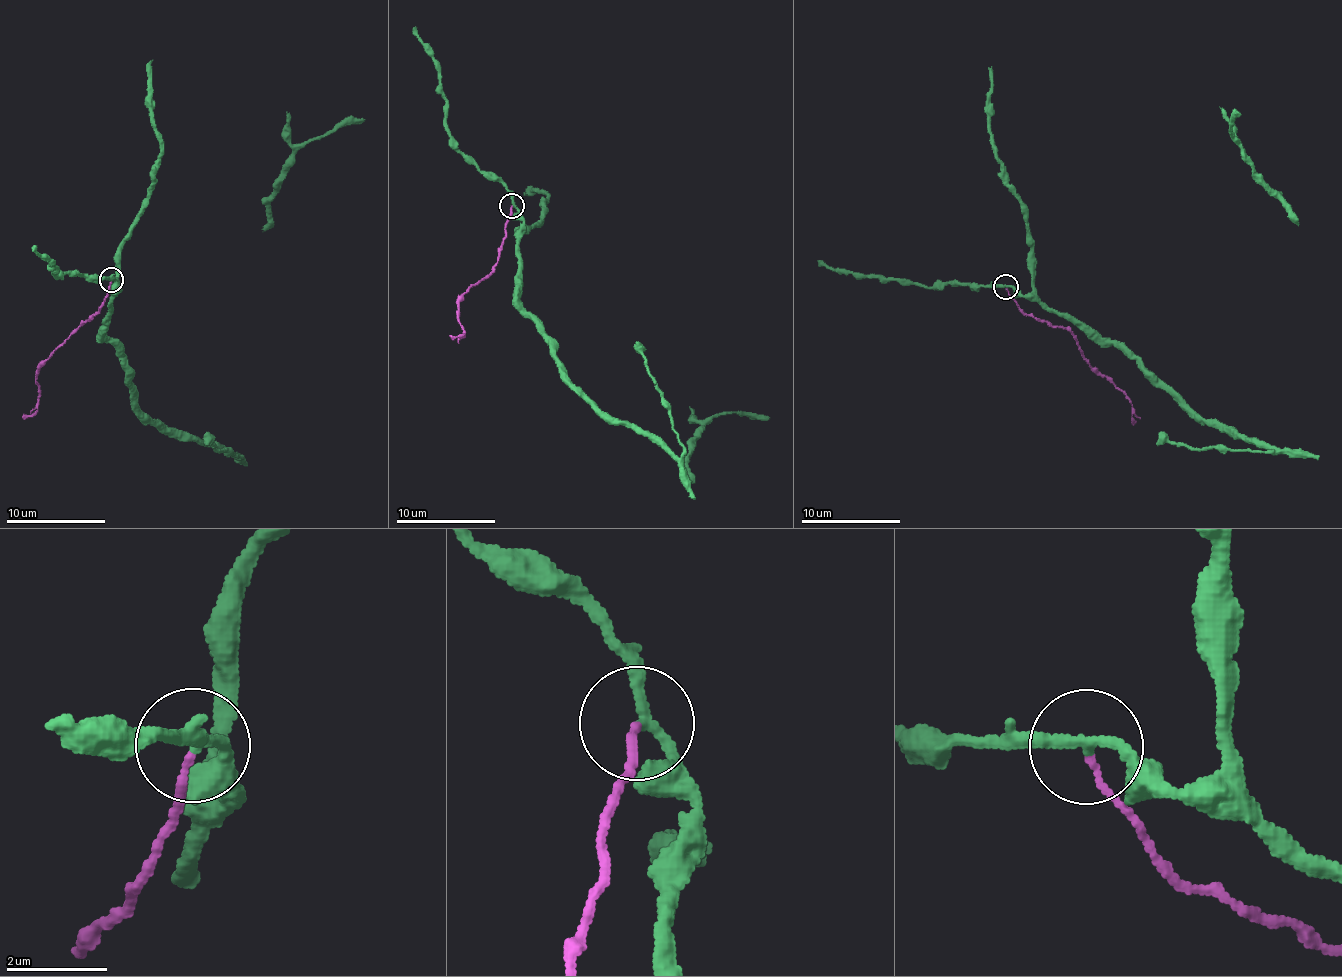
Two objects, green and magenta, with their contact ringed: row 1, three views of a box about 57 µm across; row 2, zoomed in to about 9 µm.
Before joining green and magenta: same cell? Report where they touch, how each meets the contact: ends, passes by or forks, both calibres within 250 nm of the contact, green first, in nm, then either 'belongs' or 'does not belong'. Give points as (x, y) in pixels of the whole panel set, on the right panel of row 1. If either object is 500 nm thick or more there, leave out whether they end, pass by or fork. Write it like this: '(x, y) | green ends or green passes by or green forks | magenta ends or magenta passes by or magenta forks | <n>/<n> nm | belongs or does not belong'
(1006, 287) | green passes by | magenta ends | 190/130 nm | does not belong

